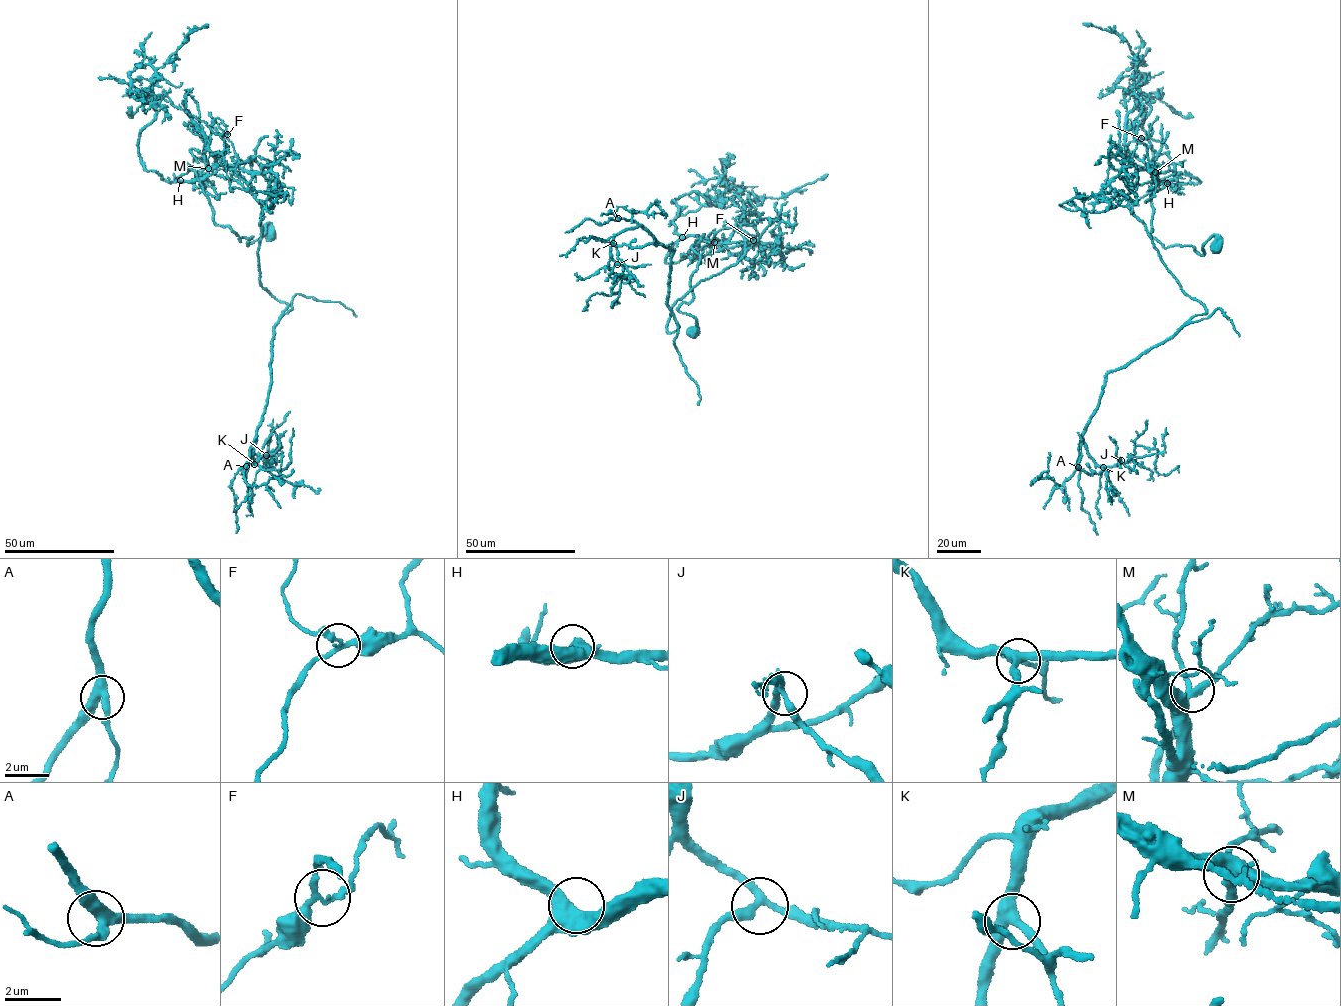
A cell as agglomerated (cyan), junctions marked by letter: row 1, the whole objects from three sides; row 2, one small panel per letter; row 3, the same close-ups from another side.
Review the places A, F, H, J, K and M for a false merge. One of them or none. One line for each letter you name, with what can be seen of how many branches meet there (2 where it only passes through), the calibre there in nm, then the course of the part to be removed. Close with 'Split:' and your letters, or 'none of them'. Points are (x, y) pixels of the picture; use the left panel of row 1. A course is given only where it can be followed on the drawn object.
F: branches 3; calibre 200 nm; course (227, 134), (263, 210), (260, 285), (288, 306), (252, 457), (268, 438), (263, 463)
Split: F

